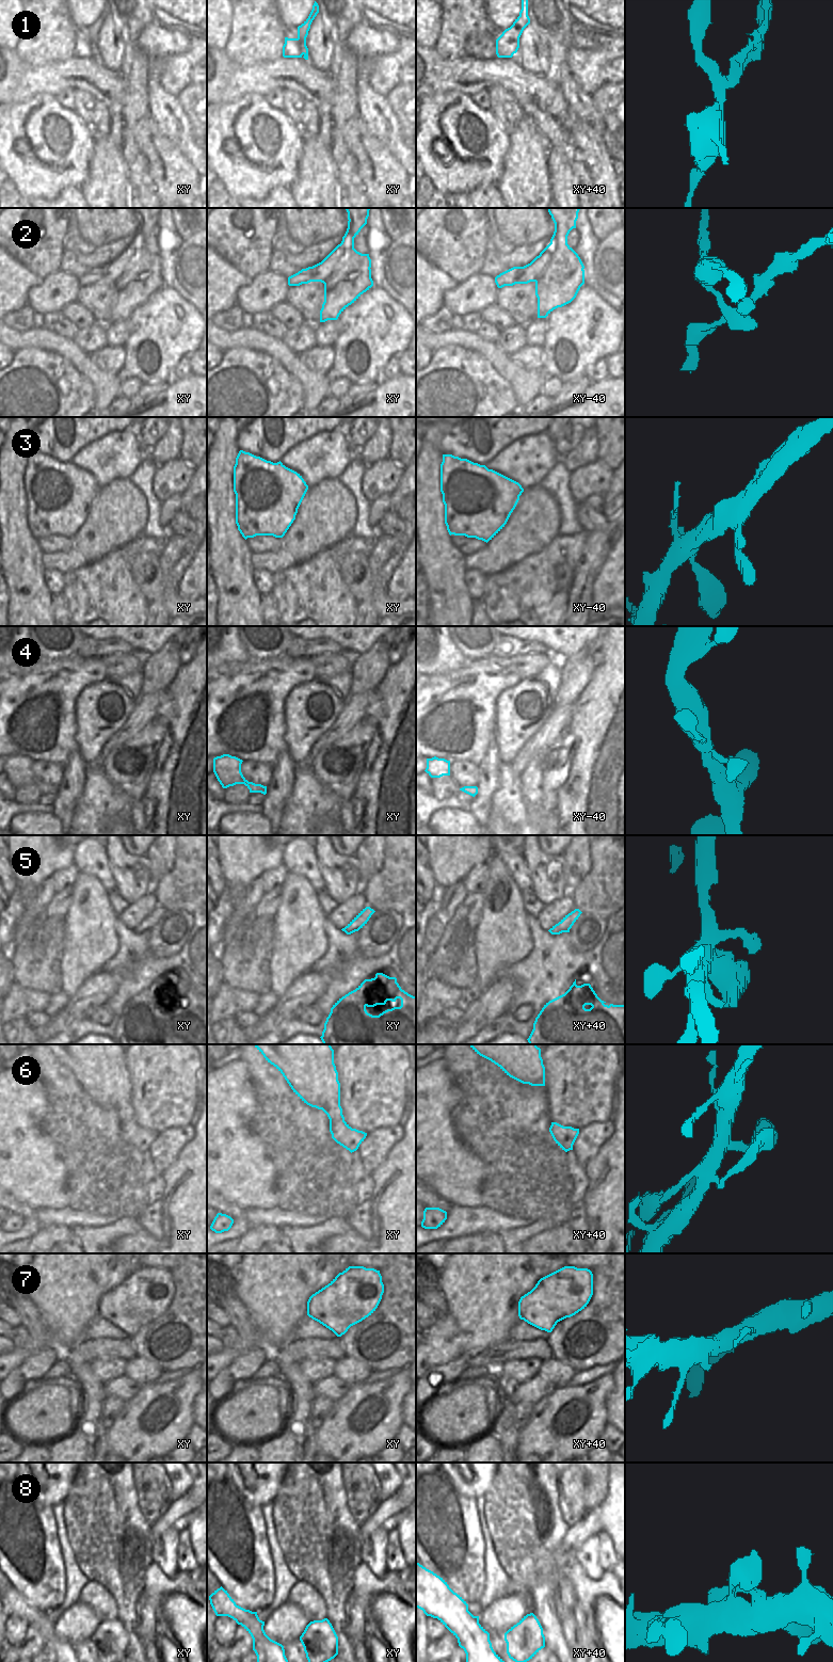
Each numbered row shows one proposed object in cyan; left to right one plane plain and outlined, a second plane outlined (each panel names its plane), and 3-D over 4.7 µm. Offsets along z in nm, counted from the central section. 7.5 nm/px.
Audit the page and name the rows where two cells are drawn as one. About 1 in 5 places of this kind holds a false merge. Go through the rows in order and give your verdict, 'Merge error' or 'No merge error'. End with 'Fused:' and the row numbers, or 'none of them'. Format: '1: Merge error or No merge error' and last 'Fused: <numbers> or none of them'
1: Merge error
2: Merge error
3: No merge error
4: No merge error
5: No merge error
6: No merge error
7: No merge error
8: No merge error
Fused: 1, 2.

